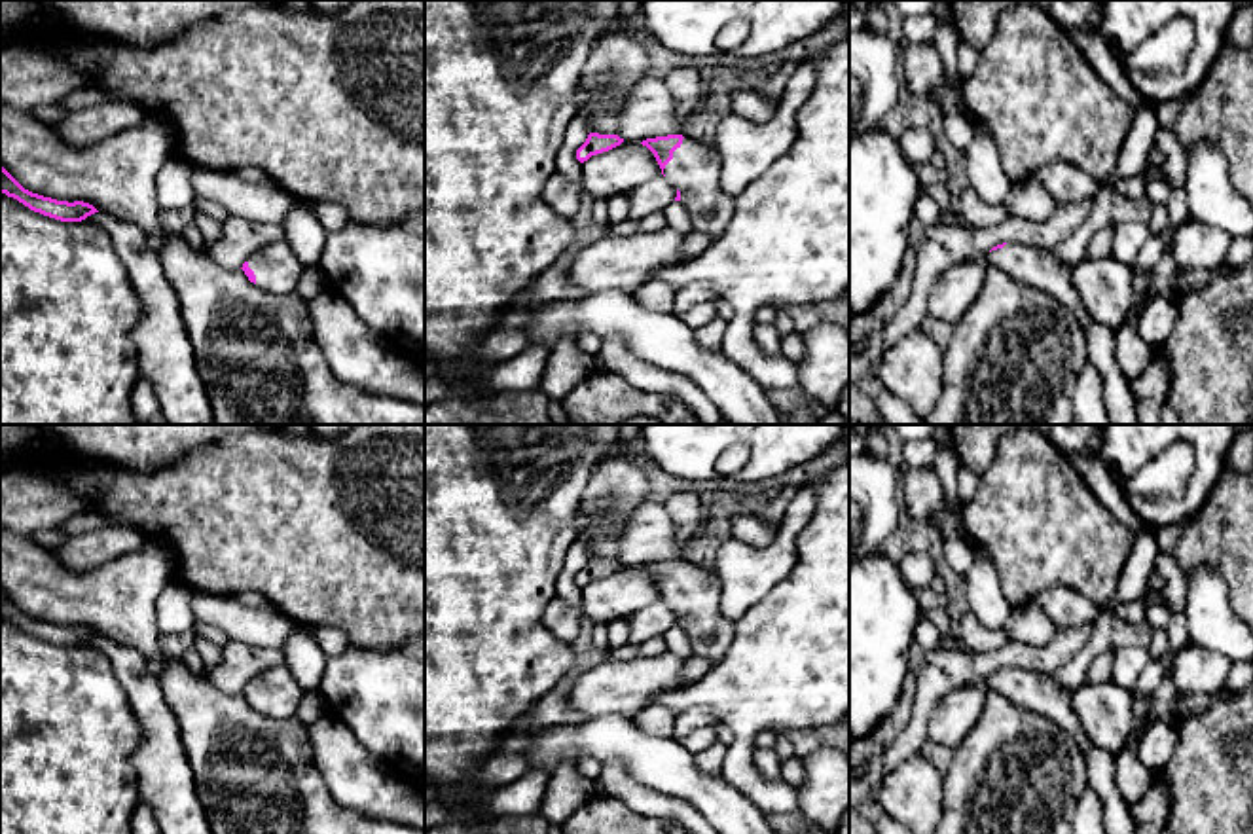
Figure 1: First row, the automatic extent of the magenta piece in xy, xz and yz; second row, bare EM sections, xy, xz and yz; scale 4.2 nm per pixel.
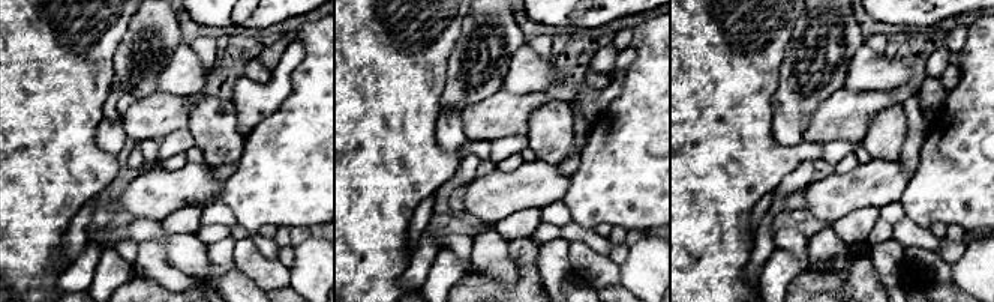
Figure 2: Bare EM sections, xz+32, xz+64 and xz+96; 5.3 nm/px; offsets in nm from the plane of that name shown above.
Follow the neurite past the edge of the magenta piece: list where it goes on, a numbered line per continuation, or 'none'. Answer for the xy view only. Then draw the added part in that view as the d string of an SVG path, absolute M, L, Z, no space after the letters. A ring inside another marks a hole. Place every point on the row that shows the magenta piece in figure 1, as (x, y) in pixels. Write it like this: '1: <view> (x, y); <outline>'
1: xy (277, 270); M284 239L260 248L246 262L256 275L256 286L271 294L292 292L305 269Z

